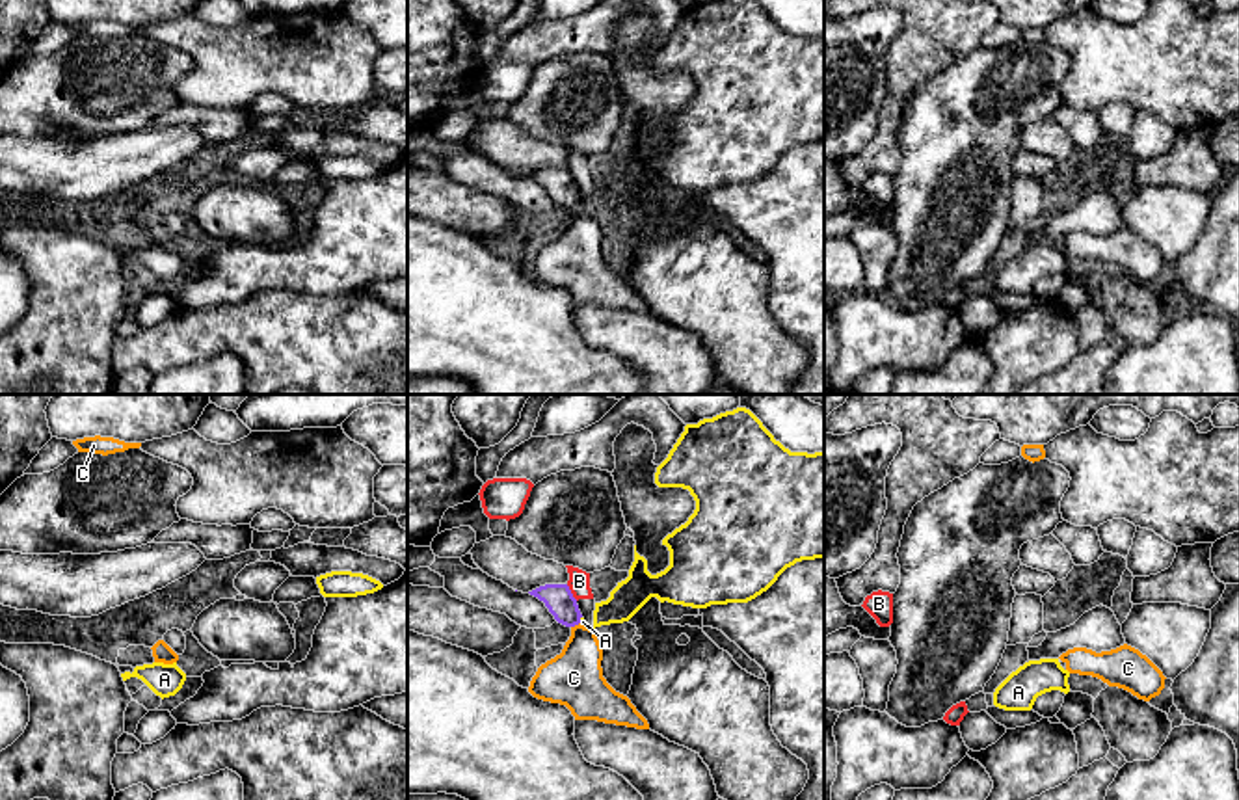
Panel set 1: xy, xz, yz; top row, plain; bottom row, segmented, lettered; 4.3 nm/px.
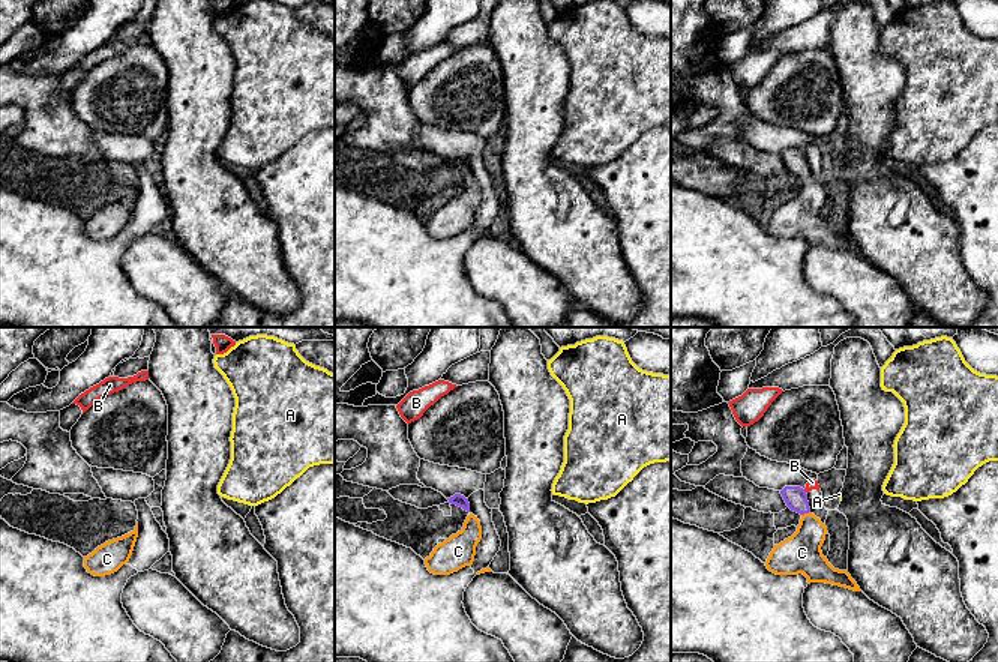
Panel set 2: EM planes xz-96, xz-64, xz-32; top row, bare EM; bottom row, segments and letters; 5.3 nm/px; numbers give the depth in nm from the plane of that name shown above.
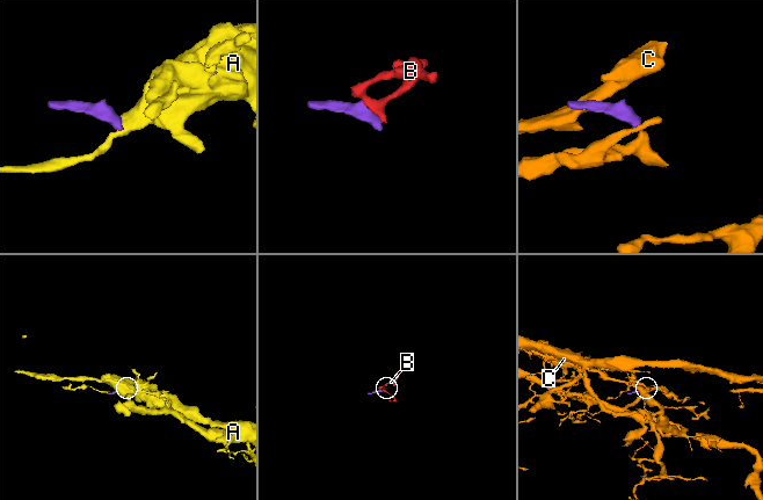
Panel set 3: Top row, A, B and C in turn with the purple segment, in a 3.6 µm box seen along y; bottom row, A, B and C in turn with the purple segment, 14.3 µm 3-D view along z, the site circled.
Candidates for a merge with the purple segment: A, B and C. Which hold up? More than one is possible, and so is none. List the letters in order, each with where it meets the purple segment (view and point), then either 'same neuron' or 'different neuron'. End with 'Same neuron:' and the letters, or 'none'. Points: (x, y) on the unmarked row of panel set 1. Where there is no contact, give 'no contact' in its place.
A: xz (579, 203) | different neuron
B: xz (570, 175) | different neuron
C: xz (575, 207) | same neuron
Same neuron: C

